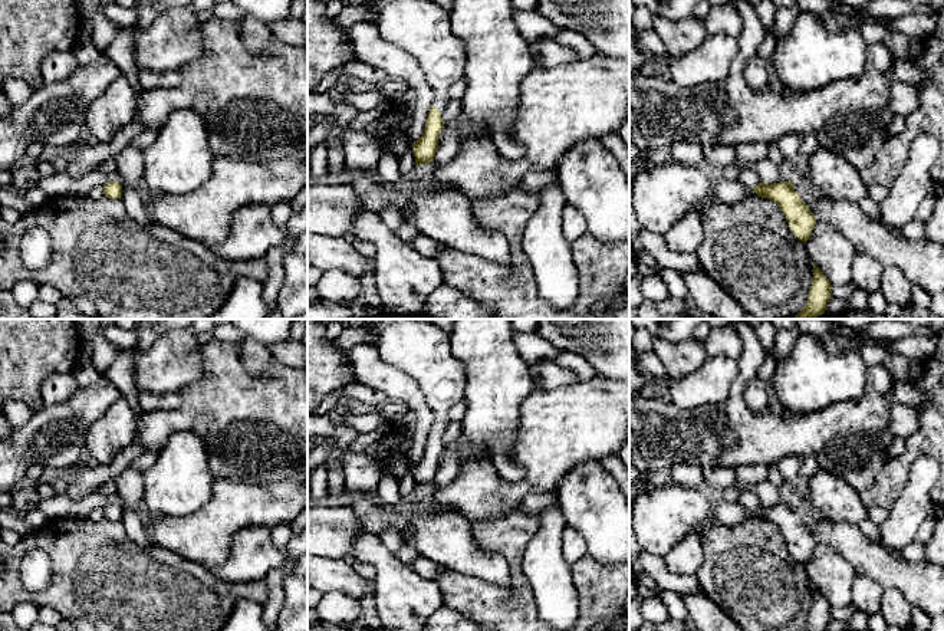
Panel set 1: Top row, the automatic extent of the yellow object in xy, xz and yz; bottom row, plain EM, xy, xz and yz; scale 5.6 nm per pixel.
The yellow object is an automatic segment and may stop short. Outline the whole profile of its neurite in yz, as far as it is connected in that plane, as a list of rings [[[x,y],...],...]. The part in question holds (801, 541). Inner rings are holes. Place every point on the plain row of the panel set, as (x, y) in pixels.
[[[764,502],[751,510],[757,519],[773,522],[787,540],[793,556],[806,565],[816,546],[816,540],[809,528],[793,510],[793,503],[767,506]]]

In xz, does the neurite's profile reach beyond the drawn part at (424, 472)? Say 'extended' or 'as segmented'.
extended

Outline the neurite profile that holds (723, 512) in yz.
[[[718,502],[711,509],[711,516],[717,522],[717,525],[737,525],[751,519],[757,519],[757,516],[744,509],[737,503]]]

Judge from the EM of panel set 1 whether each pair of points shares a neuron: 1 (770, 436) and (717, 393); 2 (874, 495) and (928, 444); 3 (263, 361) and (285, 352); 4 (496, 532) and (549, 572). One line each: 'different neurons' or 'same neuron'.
1: different neurons
2: same neuron
3: different neurons
4: different neurons

